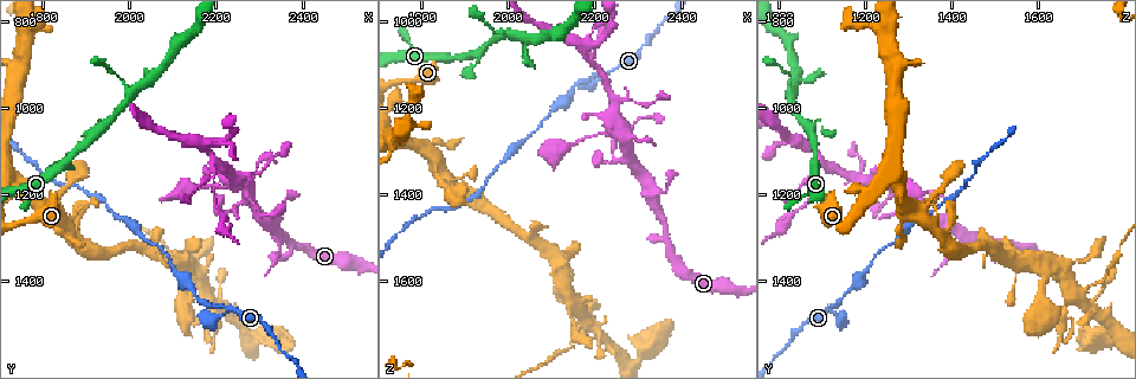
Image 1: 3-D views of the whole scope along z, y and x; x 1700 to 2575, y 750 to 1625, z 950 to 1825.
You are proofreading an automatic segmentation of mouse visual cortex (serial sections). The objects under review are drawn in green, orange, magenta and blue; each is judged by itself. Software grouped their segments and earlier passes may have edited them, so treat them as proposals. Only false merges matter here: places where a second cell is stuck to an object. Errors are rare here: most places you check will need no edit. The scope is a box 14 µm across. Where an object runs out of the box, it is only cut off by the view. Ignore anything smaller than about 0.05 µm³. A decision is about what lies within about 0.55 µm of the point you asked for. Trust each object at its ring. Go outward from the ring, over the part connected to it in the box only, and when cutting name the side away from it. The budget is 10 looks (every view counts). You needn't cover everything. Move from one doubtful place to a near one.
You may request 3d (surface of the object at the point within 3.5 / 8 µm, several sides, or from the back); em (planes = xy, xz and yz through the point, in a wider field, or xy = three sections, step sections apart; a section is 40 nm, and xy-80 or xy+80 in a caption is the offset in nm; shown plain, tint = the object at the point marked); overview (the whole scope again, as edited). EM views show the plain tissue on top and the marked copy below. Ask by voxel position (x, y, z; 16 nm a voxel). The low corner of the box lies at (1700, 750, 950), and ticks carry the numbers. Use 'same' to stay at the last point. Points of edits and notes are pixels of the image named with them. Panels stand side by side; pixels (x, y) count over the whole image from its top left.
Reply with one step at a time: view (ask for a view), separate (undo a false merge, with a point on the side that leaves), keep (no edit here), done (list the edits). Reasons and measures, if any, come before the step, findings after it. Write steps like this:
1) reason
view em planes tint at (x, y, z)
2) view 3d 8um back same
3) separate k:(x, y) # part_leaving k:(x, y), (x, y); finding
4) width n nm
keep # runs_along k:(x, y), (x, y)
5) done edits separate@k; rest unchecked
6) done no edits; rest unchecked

narrows sharply
view em xy step 3 tint at (2135, 1365, 1610)

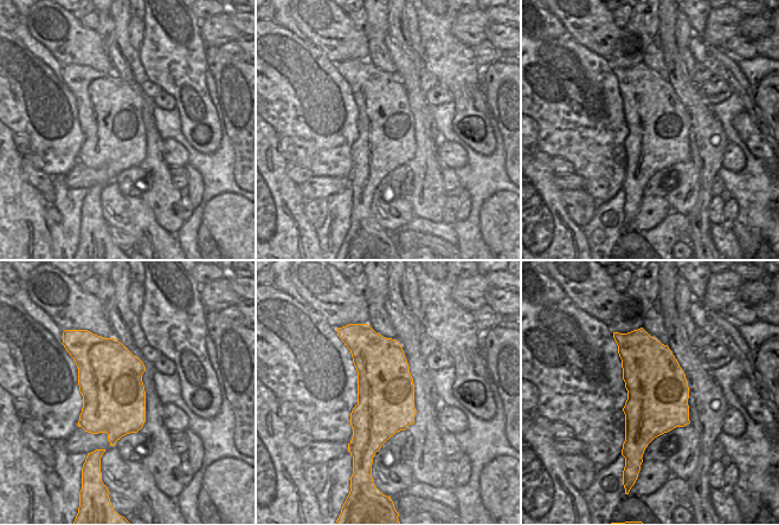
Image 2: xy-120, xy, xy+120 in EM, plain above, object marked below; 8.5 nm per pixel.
see where the arms go
view 3d 3.5um same

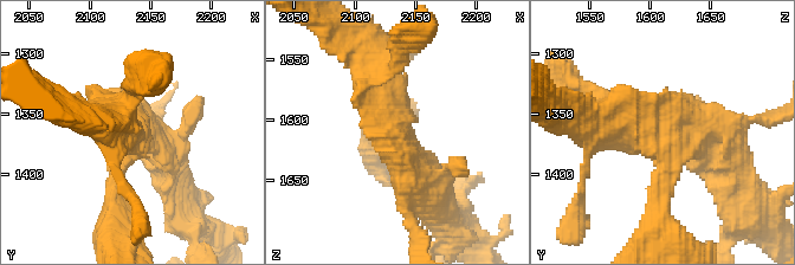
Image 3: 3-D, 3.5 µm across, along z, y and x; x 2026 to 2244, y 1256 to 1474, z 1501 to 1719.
keep # runs_along 3:(374, 60), (395, 136), (432, 194); one cell here

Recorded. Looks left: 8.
side arm on a straight run
view 3d 8um back at (2210, 1480, 1130)

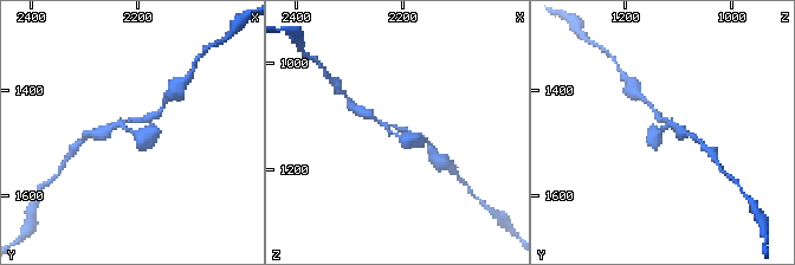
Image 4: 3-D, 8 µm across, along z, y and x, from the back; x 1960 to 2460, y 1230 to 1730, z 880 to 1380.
view 3d 3.5um at (2215, 1480, 1130)

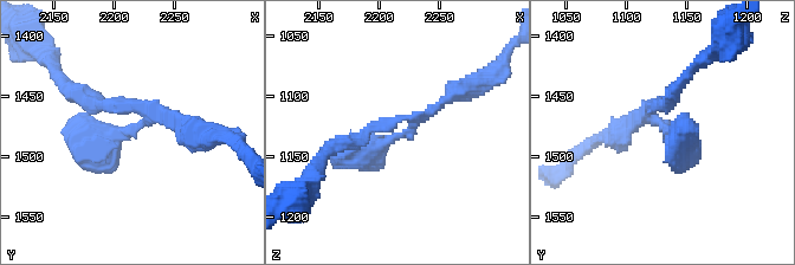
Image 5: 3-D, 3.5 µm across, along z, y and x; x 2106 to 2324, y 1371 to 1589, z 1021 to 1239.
arms 3; arm_widths 150, 200, 400 nm
view em xy step 1 tint at (2216, 1478, 1132)

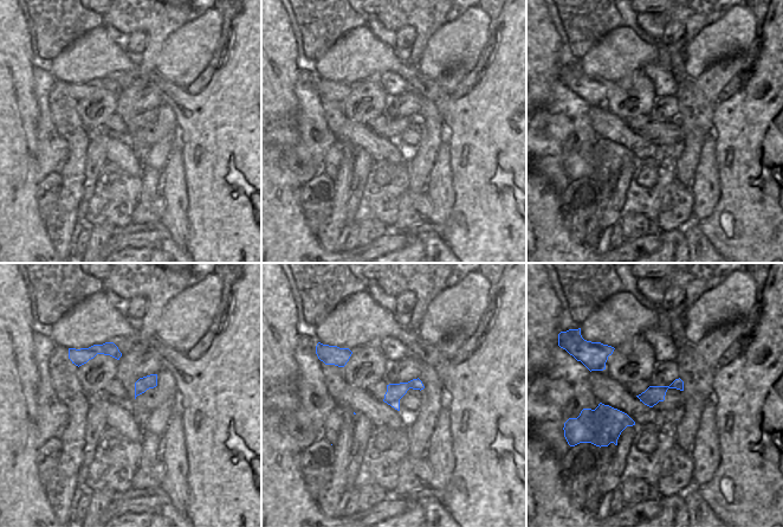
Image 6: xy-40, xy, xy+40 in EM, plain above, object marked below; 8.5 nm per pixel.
keep # runs_along 5:(454, 91), (379, 149), (338, 157); all the same cell

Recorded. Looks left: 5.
four-way junction
view 3d 3.5um at (2195, 1125, 1100)

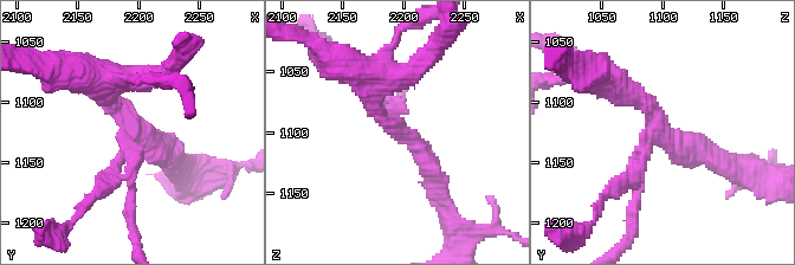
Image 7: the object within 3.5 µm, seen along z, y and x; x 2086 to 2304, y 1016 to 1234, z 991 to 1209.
arms 4; arm_widths 200, 200, 250, 300 nm
view em xy step 3 tint at (2196, 1122, 1094)

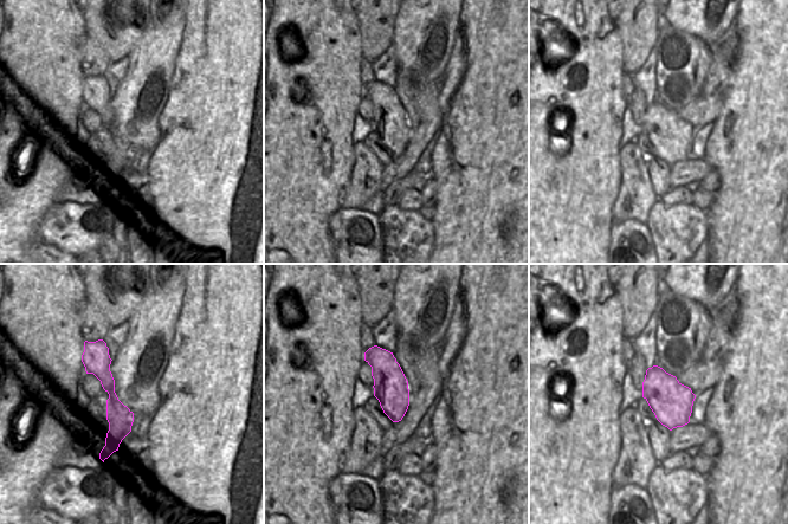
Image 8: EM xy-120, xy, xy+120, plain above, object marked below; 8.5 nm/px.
keep # runs_along 7:(715, 163), (612, 83); all the same cell

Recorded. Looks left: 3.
abrupt turn
view 3d 3.5um at (2225, 1245, 1320)

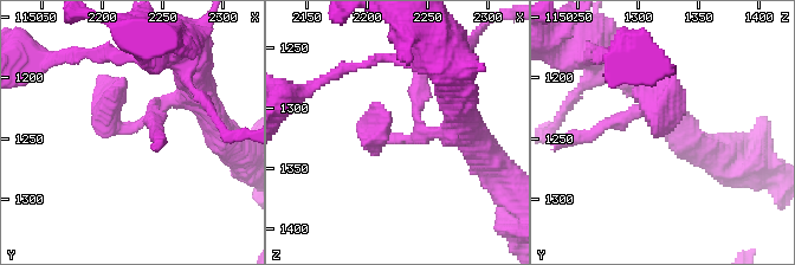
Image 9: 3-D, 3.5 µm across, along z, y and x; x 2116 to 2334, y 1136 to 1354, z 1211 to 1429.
view em planes tint at (2228, 1240, 1326)

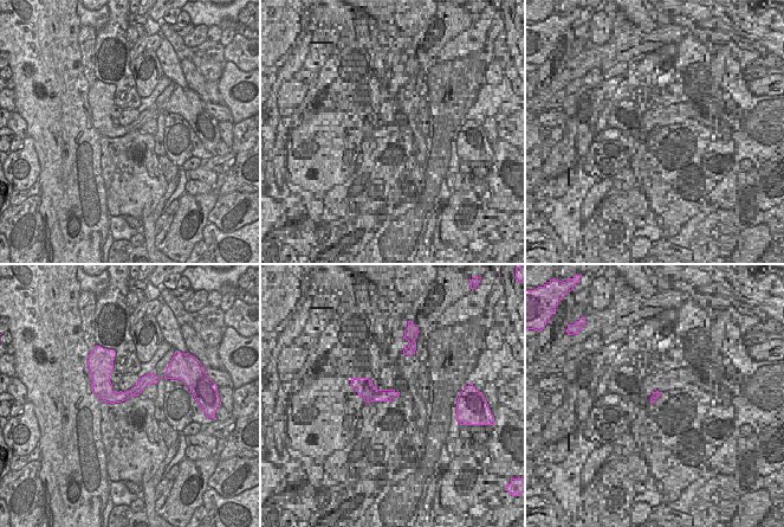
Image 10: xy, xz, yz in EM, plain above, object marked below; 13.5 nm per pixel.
view em xy step 3 tint same

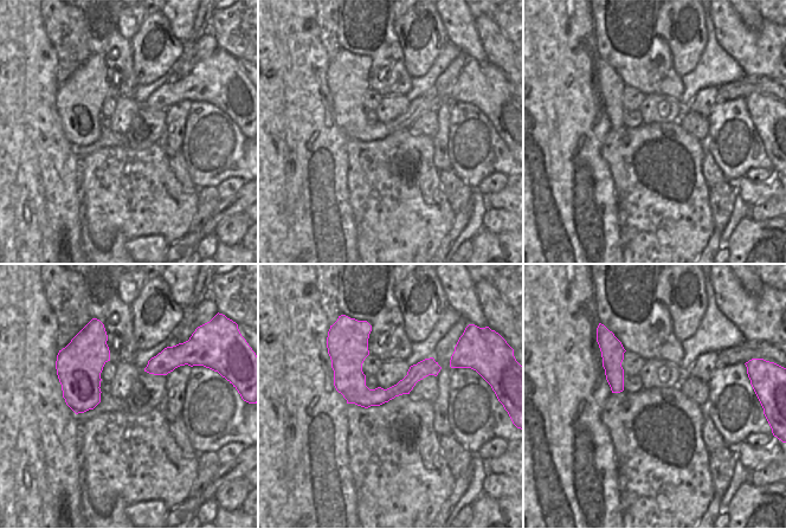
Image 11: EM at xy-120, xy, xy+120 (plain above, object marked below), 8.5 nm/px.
keep # runs_along 9:(202, 97), (120, 127), (123, 79); continuous, no second cell

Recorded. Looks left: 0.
done no edits; rest unchecked

